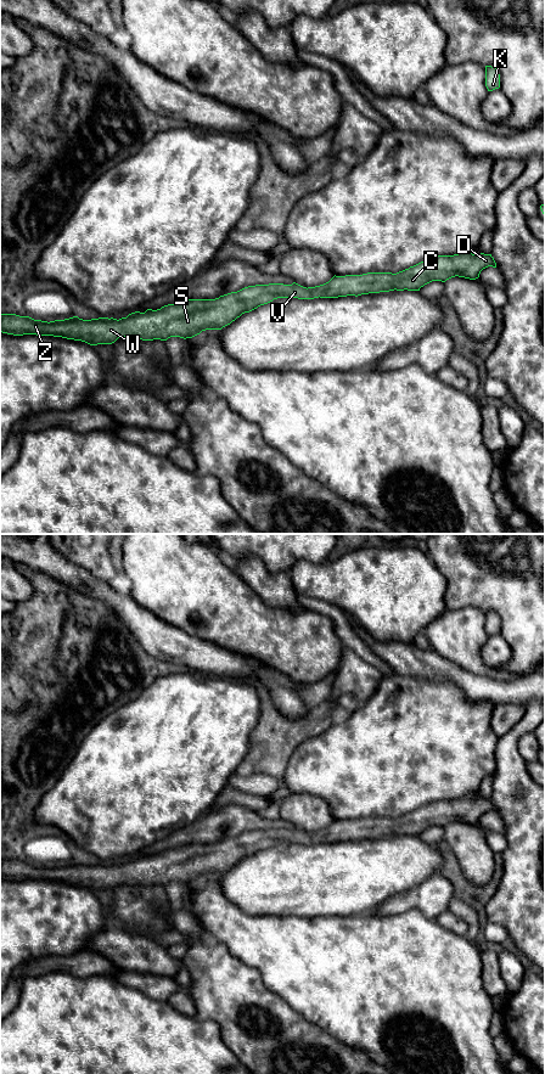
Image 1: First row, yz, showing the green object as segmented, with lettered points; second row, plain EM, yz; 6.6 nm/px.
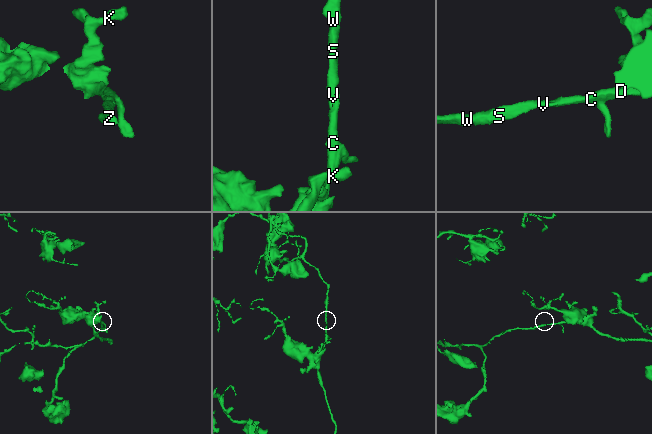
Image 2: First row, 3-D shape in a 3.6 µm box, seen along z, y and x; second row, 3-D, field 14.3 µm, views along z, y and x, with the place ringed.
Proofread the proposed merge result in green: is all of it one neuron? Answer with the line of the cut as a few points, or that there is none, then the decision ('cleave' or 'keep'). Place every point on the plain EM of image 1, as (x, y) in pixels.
no cut | keep

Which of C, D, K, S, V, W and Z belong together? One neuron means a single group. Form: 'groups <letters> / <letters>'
groups C D K S V W Z

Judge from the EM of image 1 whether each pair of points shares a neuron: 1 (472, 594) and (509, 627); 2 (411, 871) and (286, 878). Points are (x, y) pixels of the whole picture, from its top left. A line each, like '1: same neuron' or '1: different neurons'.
1: same neuron
2: same neuron

